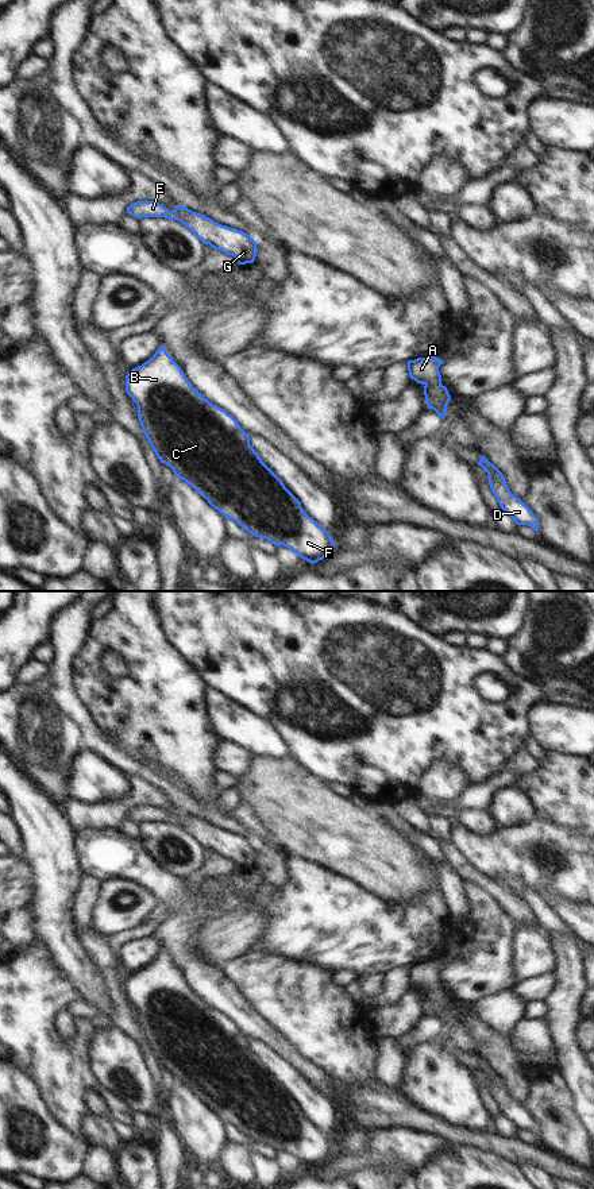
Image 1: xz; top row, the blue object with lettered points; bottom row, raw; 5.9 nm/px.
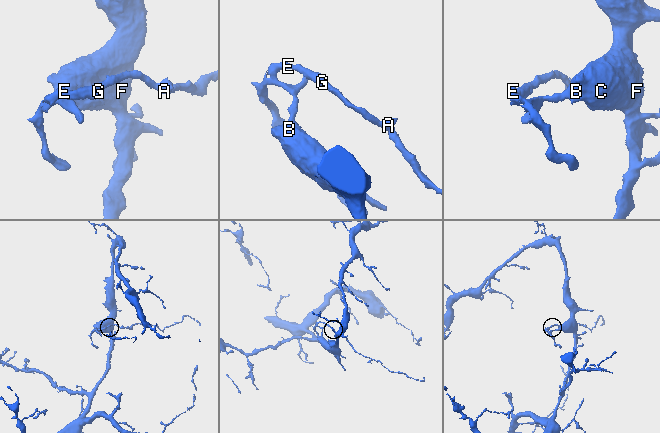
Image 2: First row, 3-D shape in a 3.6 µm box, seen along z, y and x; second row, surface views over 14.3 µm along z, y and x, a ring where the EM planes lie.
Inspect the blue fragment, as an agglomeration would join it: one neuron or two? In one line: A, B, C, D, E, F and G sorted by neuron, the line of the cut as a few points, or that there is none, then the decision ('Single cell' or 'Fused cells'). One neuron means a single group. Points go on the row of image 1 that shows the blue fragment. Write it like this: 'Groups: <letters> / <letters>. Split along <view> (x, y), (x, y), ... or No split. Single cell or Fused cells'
Groups: A B C D E F G. No split. Single cell.

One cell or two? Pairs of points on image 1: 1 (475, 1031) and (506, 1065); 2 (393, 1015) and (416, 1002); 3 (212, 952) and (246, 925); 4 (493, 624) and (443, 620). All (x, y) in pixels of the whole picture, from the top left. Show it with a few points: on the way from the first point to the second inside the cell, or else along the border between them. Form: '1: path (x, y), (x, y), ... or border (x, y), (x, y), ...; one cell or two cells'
1: path (483, 1039), (500, 1057); one cell
2: path (398, 1015), (402, 1015), (411, 1007); one cell
3: path (220, 944), (238, 931); one cell
4: path (481, 621), (455, 620); one cell

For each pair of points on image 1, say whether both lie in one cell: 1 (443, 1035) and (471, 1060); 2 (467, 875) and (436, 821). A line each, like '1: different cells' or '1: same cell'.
1: same cell
2: different cells

